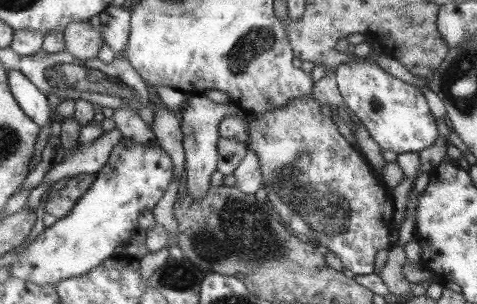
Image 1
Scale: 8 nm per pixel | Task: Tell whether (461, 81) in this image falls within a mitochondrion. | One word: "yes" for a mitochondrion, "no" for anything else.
yes

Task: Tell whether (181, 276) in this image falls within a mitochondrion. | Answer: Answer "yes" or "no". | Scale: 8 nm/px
yes

